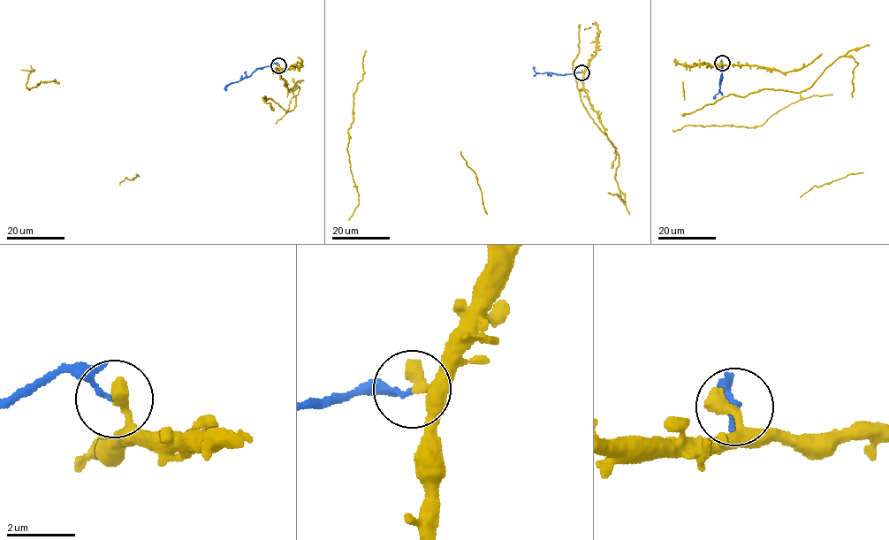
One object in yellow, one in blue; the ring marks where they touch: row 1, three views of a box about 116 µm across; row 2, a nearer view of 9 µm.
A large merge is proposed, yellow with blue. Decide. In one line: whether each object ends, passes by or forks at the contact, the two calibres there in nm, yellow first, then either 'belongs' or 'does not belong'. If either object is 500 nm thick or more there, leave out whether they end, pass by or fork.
yellow ends; blue ends; calibres 440 and 130 nm; does not belong

